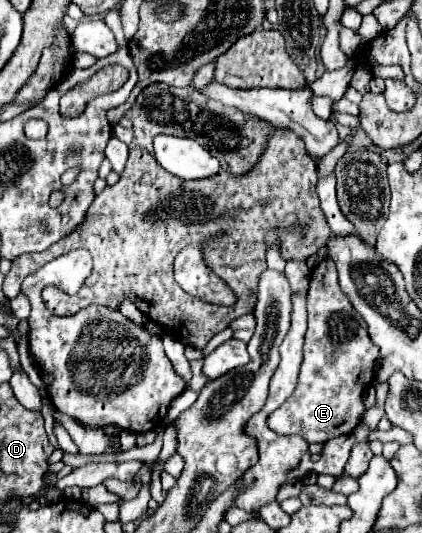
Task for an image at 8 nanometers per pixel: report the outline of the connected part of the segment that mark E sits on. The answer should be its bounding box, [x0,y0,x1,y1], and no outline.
[268,258,378,444]

